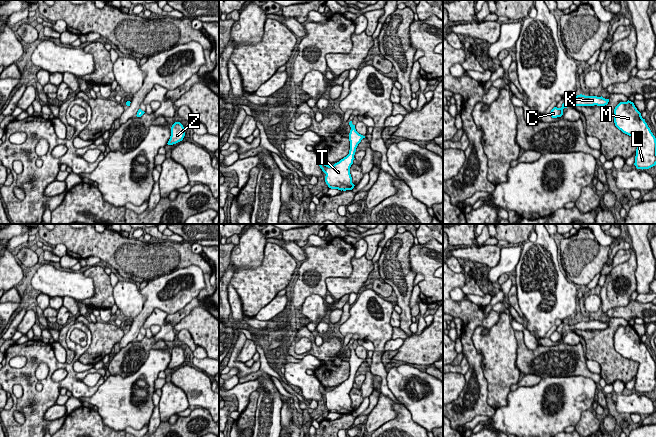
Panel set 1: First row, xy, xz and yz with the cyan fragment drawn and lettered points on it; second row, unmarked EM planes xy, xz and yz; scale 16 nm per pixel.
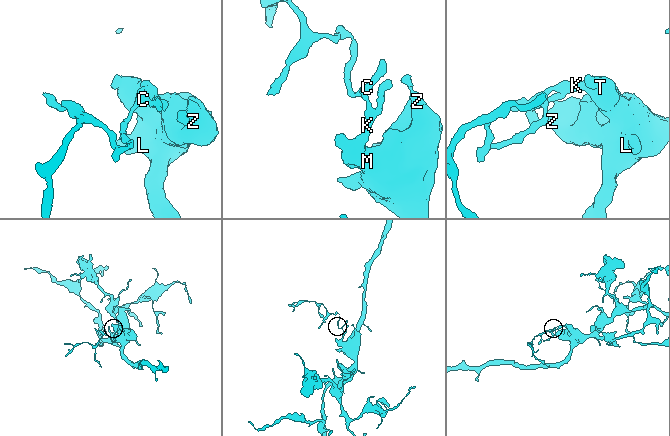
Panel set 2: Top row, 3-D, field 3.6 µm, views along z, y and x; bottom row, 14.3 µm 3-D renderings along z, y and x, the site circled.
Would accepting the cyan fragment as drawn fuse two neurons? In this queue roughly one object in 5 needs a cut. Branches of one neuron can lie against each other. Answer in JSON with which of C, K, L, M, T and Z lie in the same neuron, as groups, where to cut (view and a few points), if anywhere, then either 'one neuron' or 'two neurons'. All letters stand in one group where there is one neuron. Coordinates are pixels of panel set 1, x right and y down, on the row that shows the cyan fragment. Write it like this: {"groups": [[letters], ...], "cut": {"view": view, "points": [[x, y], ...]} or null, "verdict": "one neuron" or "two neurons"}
{"groups": [["C", "K", "L", "M", "T", "Z"]], "cut": null, "verdict": "one neuron"}

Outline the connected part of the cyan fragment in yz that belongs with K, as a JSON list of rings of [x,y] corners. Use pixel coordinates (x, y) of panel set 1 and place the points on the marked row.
[[[577,95],[573,101],[566,101],[562,104],[561,108],[554,107],[551,112],[550,116],[552,118],[561,117],[563,115],[563,109],[567,108],[568,106],[575,107],[575,106],[605,106],[609,102],[609,99],[605,99],[602,96],[585,96],[585,95]]]

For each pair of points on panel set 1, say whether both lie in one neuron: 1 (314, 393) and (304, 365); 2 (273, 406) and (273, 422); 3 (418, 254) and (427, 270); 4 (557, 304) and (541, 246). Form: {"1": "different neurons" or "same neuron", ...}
{"1": "same neuron", "2": "same neuron", "3": "same neuron", "4": "same neuron"}

